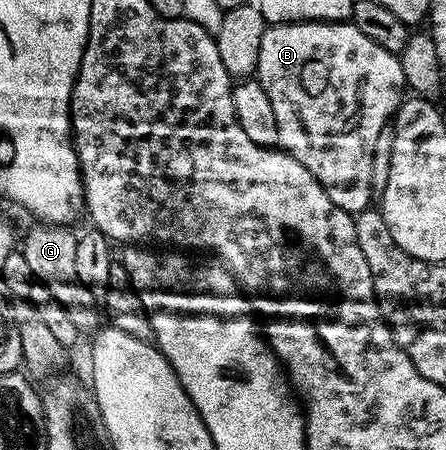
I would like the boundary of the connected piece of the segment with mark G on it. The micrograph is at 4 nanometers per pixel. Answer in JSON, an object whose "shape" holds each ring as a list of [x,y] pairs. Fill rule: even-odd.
{"shape":[[[37,222],[35,226],[25,233],[24,244],[22,244],[24,256],[32,270],[33,280],[50,289],[50,293],[70,313],[70,321],[74,321],[74,325],[78,325],[82,333],[95,332],[102,323],[101,312],[97,307],[98,295],[78,277],[77,232],[72,232],[71,226],[55,223]],[[95,303],[98,312],[96,312]]]}

